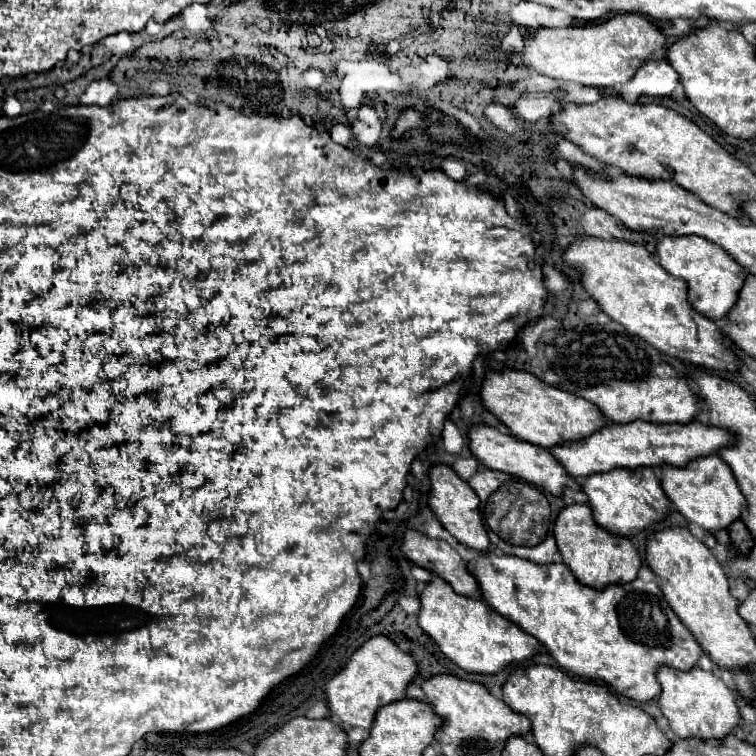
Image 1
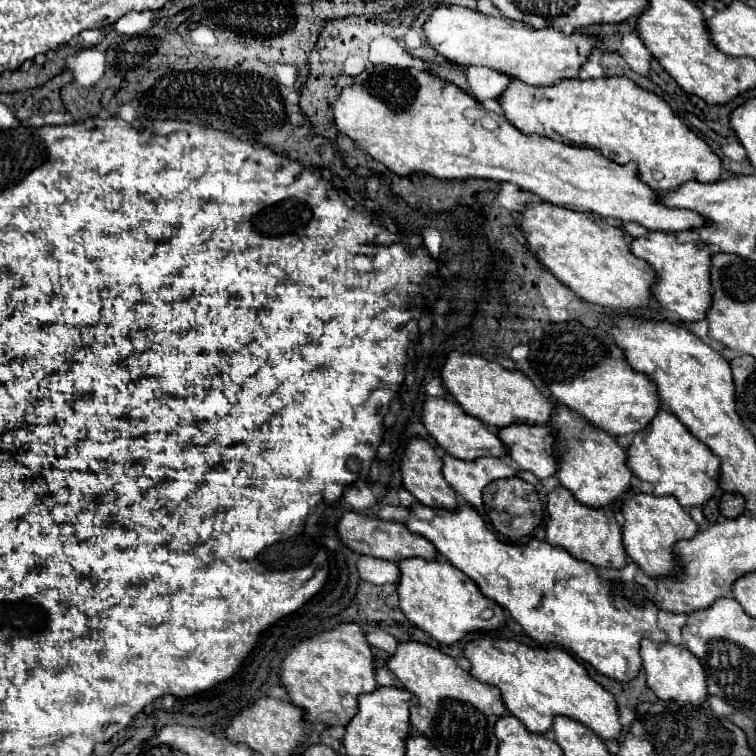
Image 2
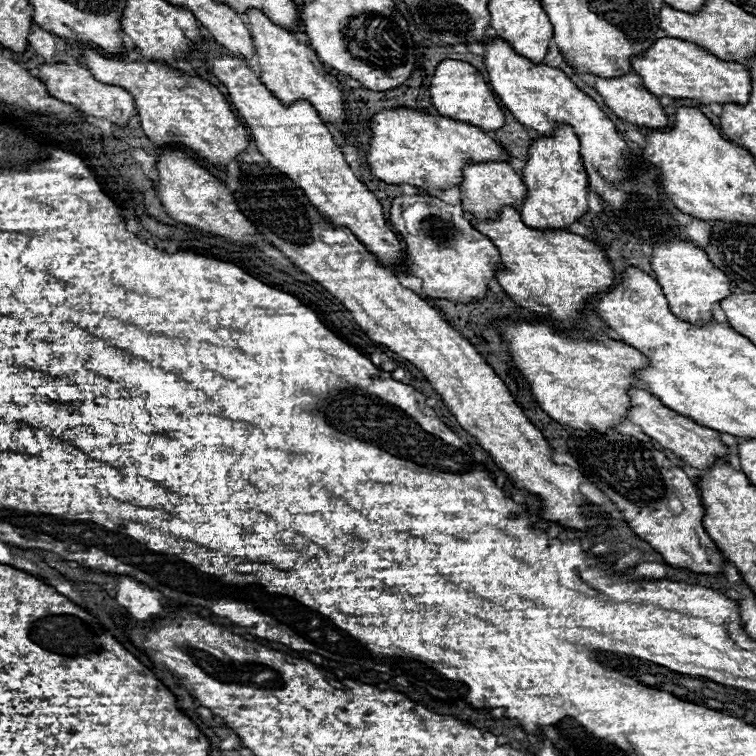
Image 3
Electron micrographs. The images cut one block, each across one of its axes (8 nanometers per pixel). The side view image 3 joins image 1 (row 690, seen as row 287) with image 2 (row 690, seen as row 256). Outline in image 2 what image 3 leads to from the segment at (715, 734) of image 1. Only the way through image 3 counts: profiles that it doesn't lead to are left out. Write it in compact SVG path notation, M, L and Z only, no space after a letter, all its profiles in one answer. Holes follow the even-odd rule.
M648 638L642 640L640 646L640 658L642 658L642 666L646 670L646 684L648 688L666 702L676 702L678 706L700 706L706 702L708 698L708 690L706 690L706 674L702 664L698 662L698 658L694 658L694 654L682 646L674 646L674 644L658 644L658 642L650 642Z

